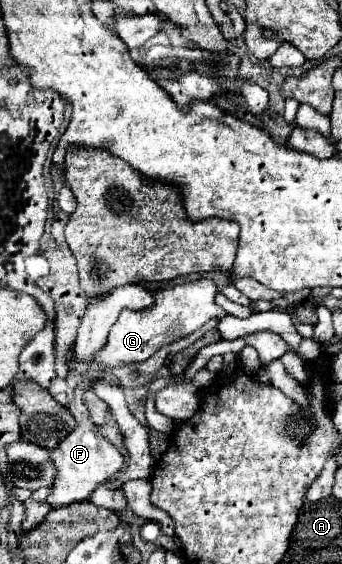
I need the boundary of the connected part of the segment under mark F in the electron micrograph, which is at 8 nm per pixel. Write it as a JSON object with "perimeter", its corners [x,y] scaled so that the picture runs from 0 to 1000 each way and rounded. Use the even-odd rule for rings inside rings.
{"perimeter":[[[222,660],[199,663],[199,691],[193,691],[193,727],[216,738],[222,745],[222,759],[170,787],[170,794],[146,798],[146,819],[164,830],[164,844],[152,855],[152,872],[135,883],[135,890],[152,901],[175,901],[175,897],[199,897],[216,887],[240,890],[251,887],[298,855],[310,855],[322,844],[333,844],[339,837],[351,837],[363,812],[345,801],[345,794],[333,794],[333,787],[322,787],[316,780],[304,780],[281,755],[269,752],[251,720],[240,716],[240,695],[251,695],[263,688],[263,677],[240,667],[228,667]]]}

